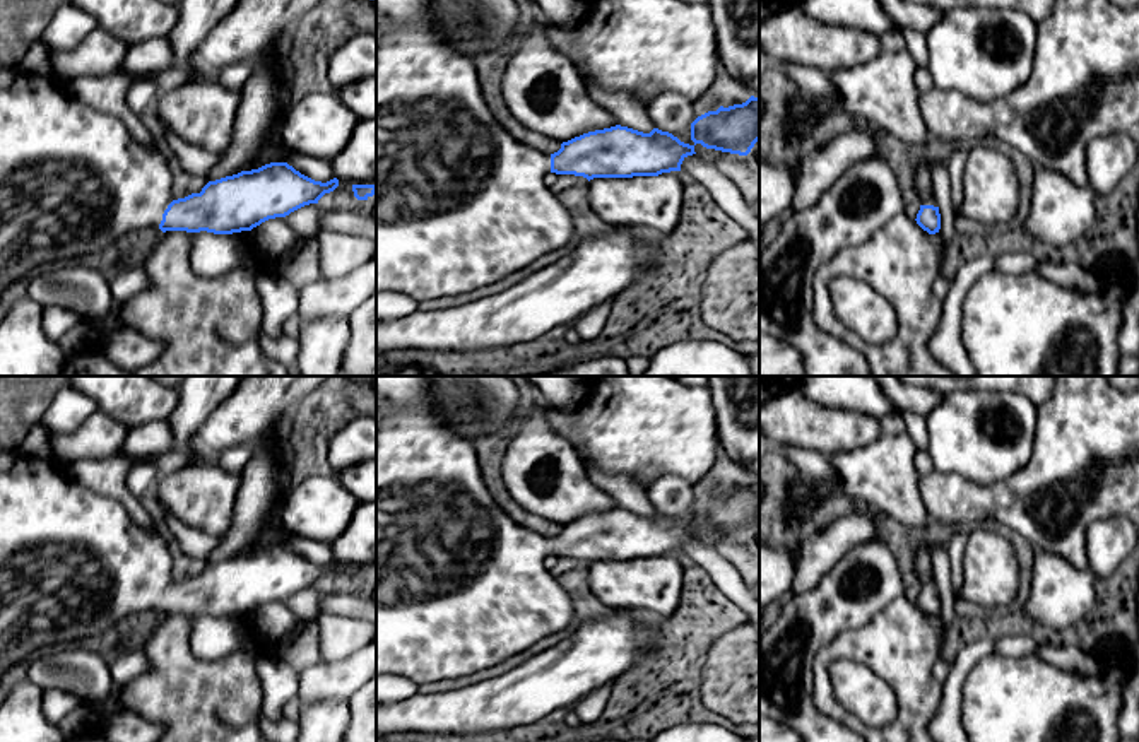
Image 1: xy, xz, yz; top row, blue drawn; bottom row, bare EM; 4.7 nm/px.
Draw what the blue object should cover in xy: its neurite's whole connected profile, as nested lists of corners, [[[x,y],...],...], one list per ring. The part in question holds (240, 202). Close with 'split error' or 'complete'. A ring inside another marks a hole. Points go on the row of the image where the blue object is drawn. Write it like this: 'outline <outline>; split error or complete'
outline [[[19,72],[10,85],[0,87],[0,292],[41,265],[56,260],[72,262],[86,253],[106,253],[130,231],[144,227],[214,234],[251,231],[269,219],[286,217],[304,205],[318,203],[337,186],[337,178],[322,183],[287,162],[270,162],[209,181],[200,193],[174,200],[173,176],[157,147],[140,144],[120,118],[80,103],[56,77]]]; split error

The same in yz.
outline [[[924,162],[915,171],[915,186],[922,203],[915,221],[924,231],[935,234],[941,229],[941,214],[934,197],[932,173]]]; split error

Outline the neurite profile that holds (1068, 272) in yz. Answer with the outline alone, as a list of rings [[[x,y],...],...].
[[[1040,255],[1035,274],[1059,284],[1084,292],[1096,292],[1105,282],[1100,265],[1083,267],[1076,258]]]

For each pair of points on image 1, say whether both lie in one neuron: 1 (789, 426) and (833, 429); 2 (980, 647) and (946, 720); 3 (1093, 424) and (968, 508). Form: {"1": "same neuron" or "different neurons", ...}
{"1": "same neuron", "2": "same neuron", "3": "same neuron"}

